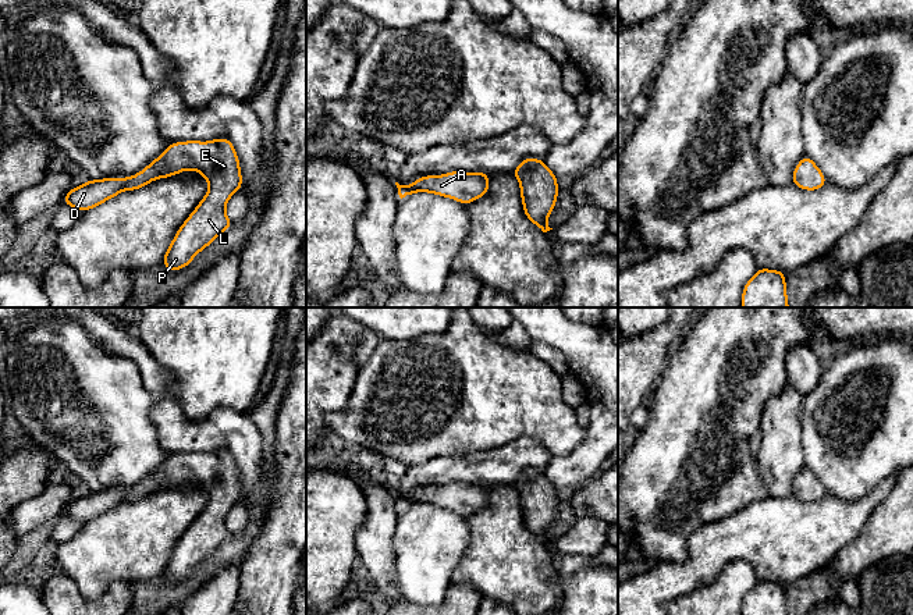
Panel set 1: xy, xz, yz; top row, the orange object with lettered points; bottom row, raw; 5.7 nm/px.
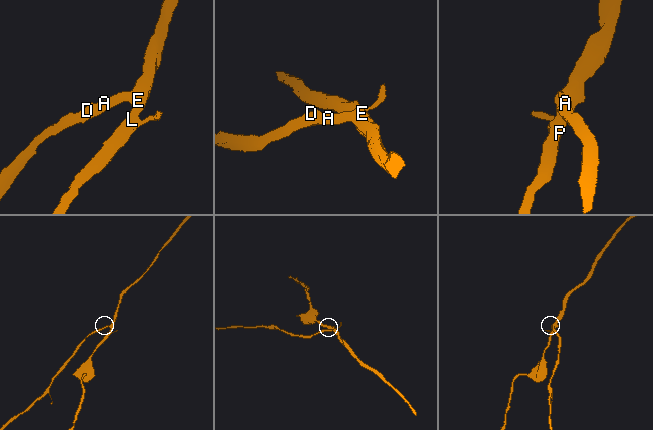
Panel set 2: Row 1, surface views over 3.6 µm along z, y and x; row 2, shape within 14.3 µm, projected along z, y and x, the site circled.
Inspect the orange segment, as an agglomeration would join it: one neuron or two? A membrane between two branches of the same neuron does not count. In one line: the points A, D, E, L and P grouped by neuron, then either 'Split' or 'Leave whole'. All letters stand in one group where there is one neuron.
Groups: A D E L P. Leave whole

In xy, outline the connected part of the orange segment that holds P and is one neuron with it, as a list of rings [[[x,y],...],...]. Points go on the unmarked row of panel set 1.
[[[230,451],[170,455],[141,484],[128,490],[89,491],[86,495],[70,501],[61,515],[88,523],[122,502],[139,501],[157,490],[177,487],[184,481],[195,481],[203,487],[209,502],[178,540],[161,572],[161,576],[170,583],[177,583],[186,579],[200,562],[234,536],[225,526],[225,516],[242,500],[242,487]]]

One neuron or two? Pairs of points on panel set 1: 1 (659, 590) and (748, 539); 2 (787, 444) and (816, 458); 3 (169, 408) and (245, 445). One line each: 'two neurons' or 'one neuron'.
1: one neuron
2: two neurons
3: one neuron

